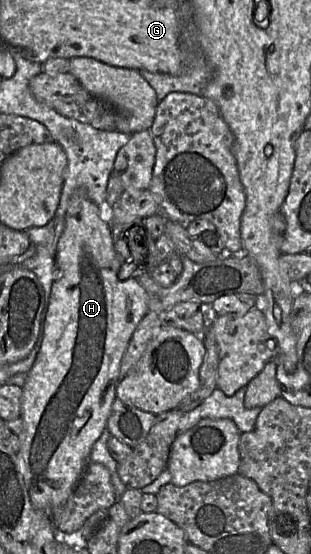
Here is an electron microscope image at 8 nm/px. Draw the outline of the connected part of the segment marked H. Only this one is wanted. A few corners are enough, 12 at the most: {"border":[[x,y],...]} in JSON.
{"border":[[71,197],[17,452],[50,519],[106,428],[148,297]]}

